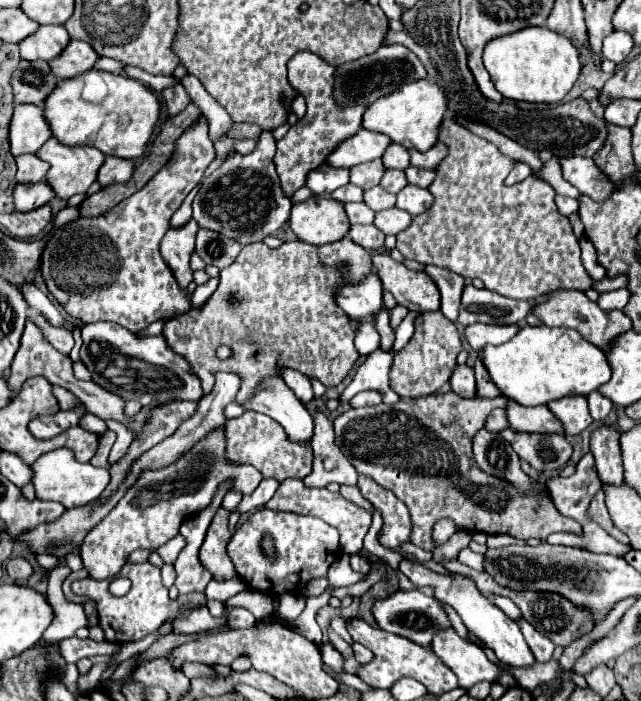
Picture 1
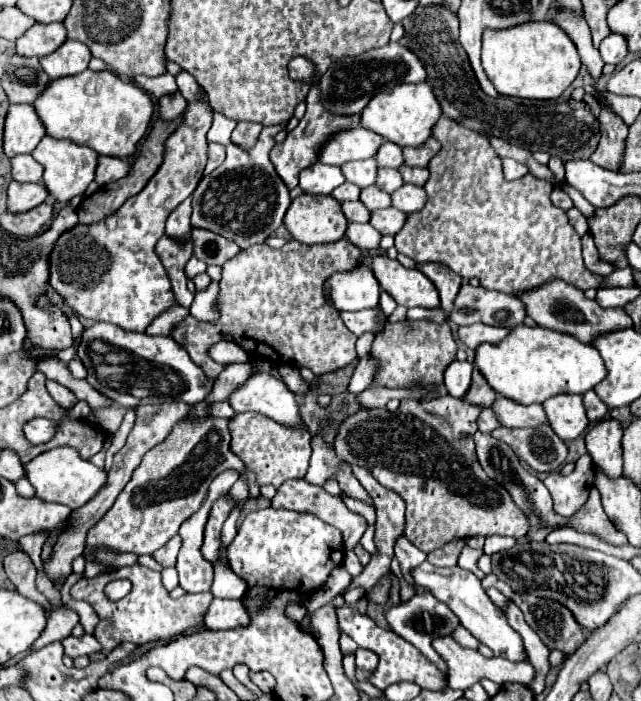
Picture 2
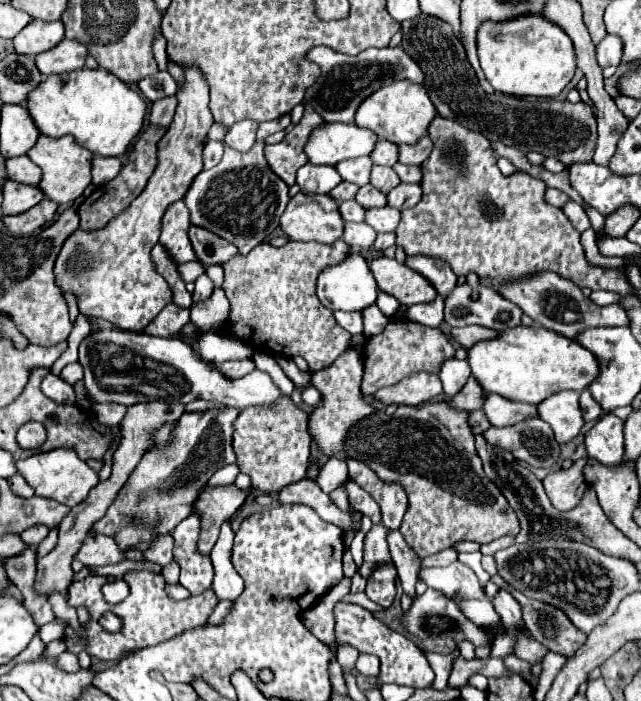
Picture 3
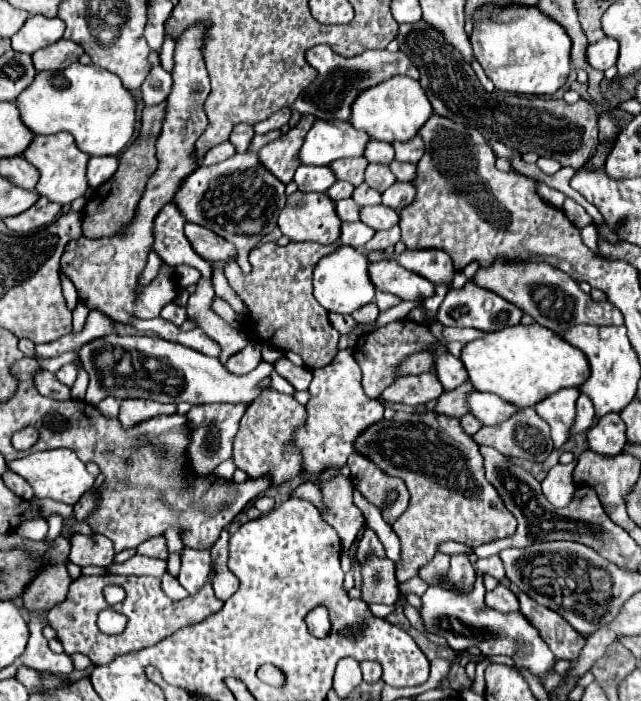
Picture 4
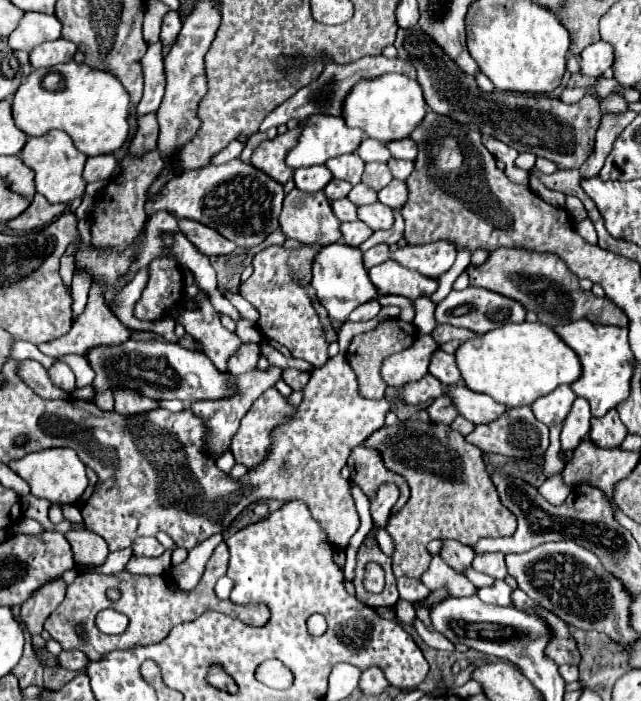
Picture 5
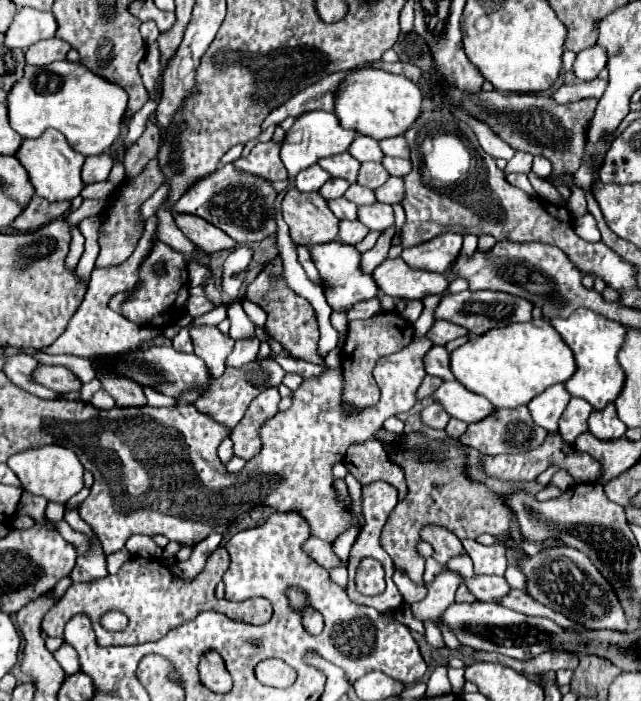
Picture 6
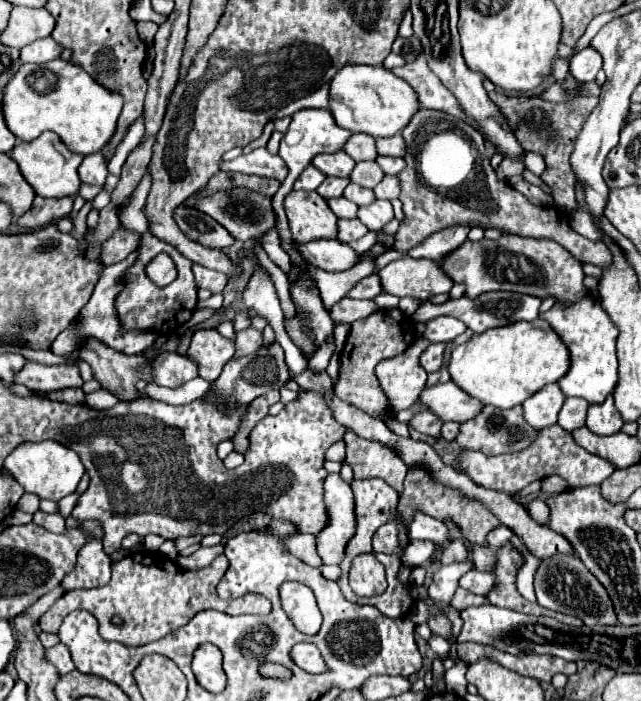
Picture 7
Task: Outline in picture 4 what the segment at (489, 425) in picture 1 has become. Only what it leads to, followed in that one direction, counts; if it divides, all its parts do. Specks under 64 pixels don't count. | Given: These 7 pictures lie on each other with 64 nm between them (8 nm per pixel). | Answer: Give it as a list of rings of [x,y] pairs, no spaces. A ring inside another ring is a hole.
[[[466,414],[466,416],[462,416],[460,418],[460,424],[462,424],[462,428],[472,436],[472,434],[476,434],[484,424],[480,424],[480,420],[476,420],[472,414]]]

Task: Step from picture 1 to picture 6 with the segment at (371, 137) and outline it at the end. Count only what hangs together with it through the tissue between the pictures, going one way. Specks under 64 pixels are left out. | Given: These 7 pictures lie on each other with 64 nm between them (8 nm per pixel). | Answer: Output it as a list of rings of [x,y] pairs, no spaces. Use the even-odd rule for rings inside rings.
[[[308,112],[302,114],[300,118],[296,118],[294,126],[290,128],[290,132],[284,138],[284,146],[282,146],[282,162],[288,170],[288,180],[294,182],[296,174],[312,164],[316,164],[320,158],[328,158],[328,156],[336,156],[342,154],[350,148],[352,140],[356,138],[356,130],[346,130],[340,126],[338,118],[332,112]]]

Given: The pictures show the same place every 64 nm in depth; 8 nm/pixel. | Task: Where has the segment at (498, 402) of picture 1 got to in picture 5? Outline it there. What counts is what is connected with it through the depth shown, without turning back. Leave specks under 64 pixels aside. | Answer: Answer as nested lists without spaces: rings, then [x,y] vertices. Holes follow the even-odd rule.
[[[400,420],[396,426],[382,426],[380,430],[372,432],[364,446],[376,448],[384,460],[384,466],[400,476],[410,486],[410,500],[408,504],[388,520],[388,534],[394,538],[396,552],[392,556],[394,562],[394,576],[408,576],[420,578],[422,572],[430,566],[432,554],[428,552],[430,540],[458,540],[460,544],[474,546],[480,538],[498,538],[498,536],[512,536],[516,530],[516,516],[502,506],[494,484],[488,478],[486,464],[482,458],[480,448],[470,444],[460,432],[452,432],[450,424],[436,424],[436,422],[420,422],[420,420]]]

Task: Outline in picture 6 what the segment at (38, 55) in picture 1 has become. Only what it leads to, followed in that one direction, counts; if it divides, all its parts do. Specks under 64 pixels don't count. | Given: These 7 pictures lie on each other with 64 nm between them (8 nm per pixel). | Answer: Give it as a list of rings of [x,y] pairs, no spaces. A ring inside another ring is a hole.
[[[20,8],[14,22],[10,24],[10,28],[6,32],[4,44],[8,48],[28,50],[32,44],[36,44],[44,38],[54,38],[56,30],[58,30],[58,24],[50,12]]]

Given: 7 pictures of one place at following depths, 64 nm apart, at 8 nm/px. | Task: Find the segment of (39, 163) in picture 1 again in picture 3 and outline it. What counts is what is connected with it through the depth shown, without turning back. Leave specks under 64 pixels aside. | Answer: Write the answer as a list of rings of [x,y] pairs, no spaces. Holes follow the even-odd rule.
[[[28,156],[8,158],[6,160],[6,172],[8,172],[10,180],[30,184],[30,186],[38,186],[38,182],[42,180],[42,170]]]

